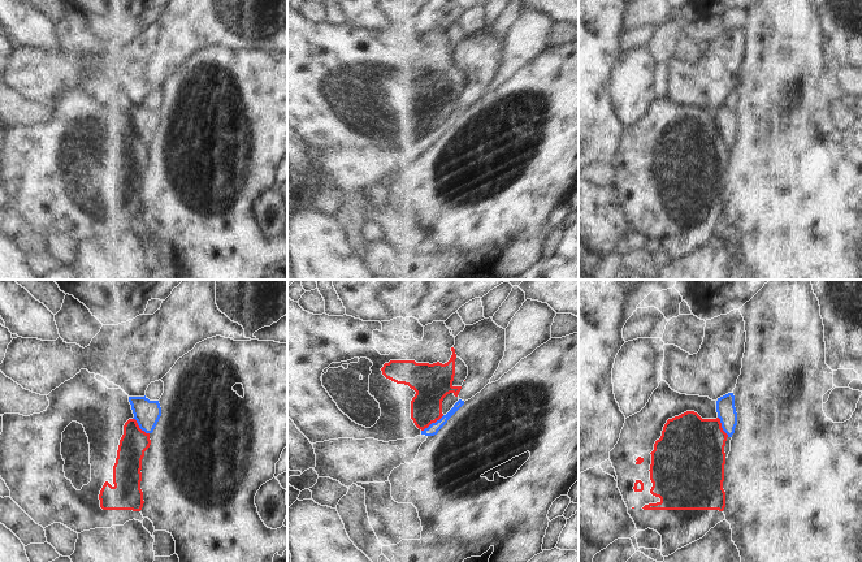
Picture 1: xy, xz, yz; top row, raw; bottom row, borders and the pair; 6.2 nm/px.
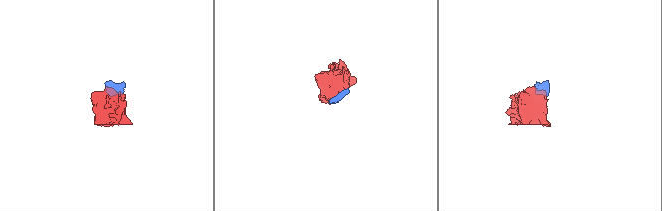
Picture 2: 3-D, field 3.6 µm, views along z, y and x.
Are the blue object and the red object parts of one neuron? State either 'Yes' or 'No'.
No.

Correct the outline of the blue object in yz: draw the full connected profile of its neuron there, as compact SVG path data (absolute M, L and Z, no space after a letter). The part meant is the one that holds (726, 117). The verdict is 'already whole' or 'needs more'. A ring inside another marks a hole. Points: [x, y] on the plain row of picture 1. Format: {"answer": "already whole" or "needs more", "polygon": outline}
{"answer": "already whole", "polygon": "M728 101L716 109L716 121L723 139L732 146L737 134L737 121L735 116L735 104Z"}

